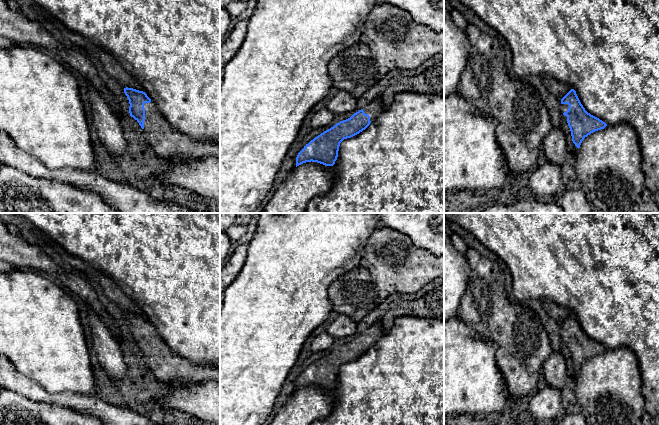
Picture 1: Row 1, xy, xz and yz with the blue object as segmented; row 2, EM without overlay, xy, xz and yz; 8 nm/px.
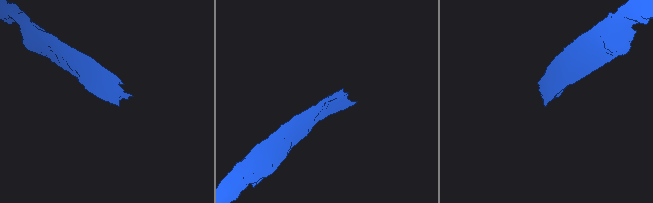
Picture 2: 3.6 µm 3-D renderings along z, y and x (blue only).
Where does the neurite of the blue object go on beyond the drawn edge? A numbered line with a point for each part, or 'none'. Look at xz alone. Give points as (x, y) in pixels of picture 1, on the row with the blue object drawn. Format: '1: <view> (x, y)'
1: xz (375, 108)

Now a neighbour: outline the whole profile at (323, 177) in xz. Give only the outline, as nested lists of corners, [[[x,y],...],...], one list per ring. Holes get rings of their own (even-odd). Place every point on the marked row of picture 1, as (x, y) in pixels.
[[[303,163],[290,171],[261,213],[305,213],[313,197],[330,192],[334,180],[333,166]]]

